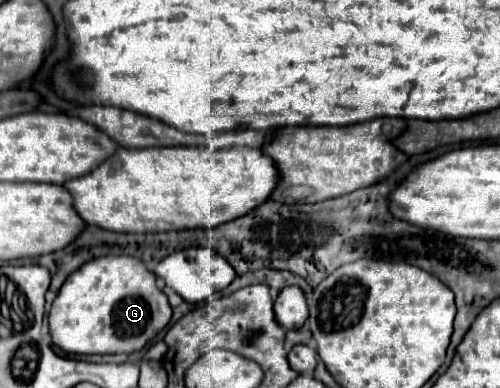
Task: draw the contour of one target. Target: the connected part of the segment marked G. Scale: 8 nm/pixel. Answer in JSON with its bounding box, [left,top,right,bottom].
[48,256,172,354]

